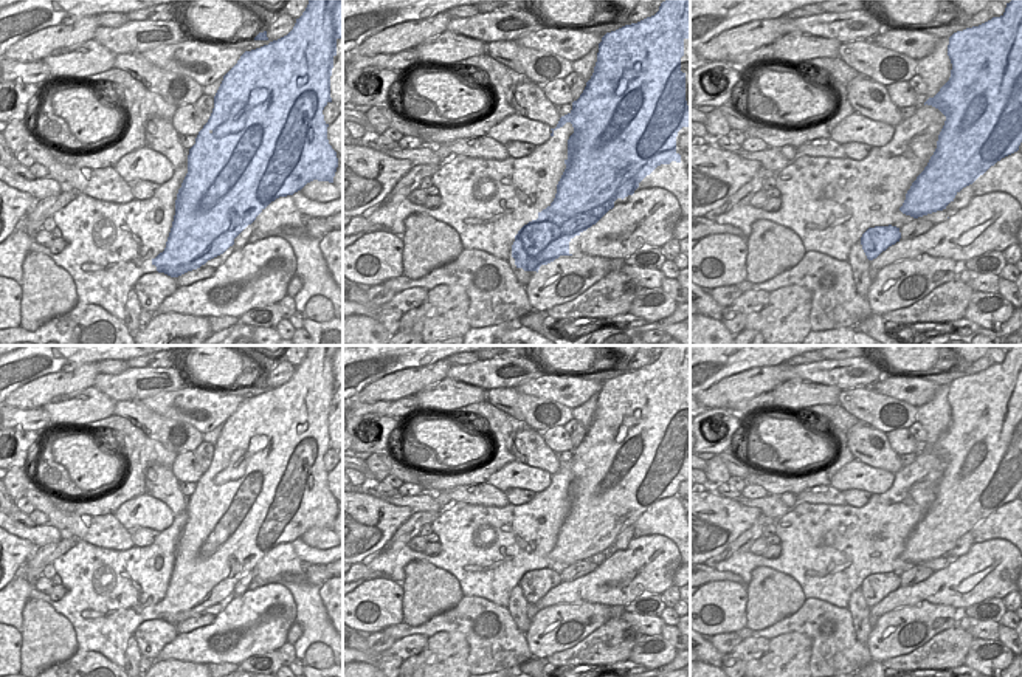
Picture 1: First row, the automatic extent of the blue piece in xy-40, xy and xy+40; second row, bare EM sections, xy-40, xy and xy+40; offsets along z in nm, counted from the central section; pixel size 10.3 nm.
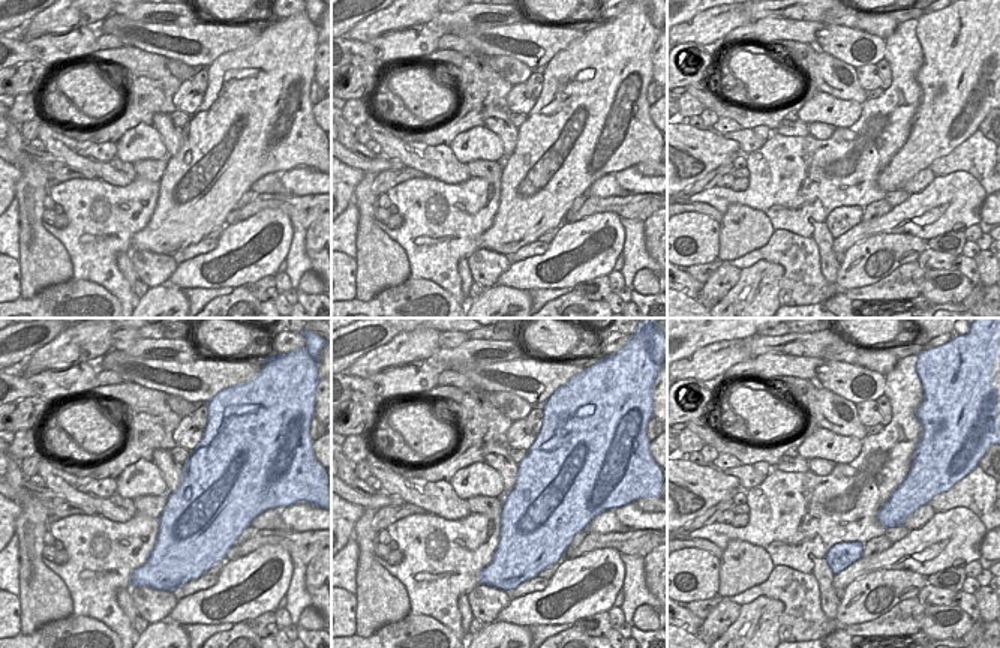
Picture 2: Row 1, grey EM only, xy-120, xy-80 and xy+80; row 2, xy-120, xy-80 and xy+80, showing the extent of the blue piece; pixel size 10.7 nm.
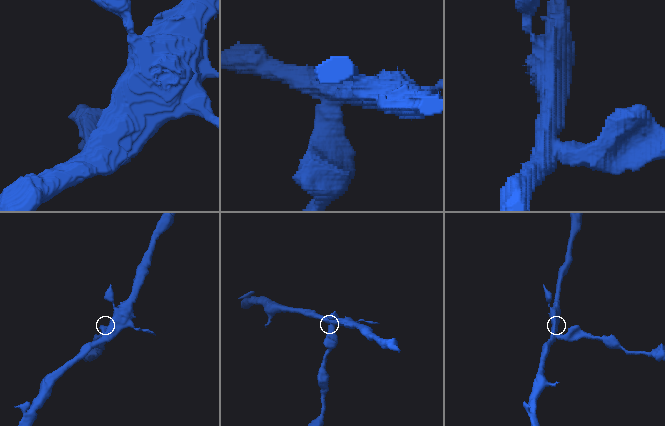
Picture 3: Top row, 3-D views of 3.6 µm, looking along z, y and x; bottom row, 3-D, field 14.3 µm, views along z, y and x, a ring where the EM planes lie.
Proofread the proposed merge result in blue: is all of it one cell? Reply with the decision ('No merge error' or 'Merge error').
Merge error.

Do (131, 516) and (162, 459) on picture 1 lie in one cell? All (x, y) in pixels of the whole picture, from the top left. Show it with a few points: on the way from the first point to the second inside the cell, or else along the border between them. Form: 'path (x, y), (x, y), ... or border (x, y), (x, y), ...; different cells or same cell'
border (145, 493), (127, 499), (113, 515); different cells

